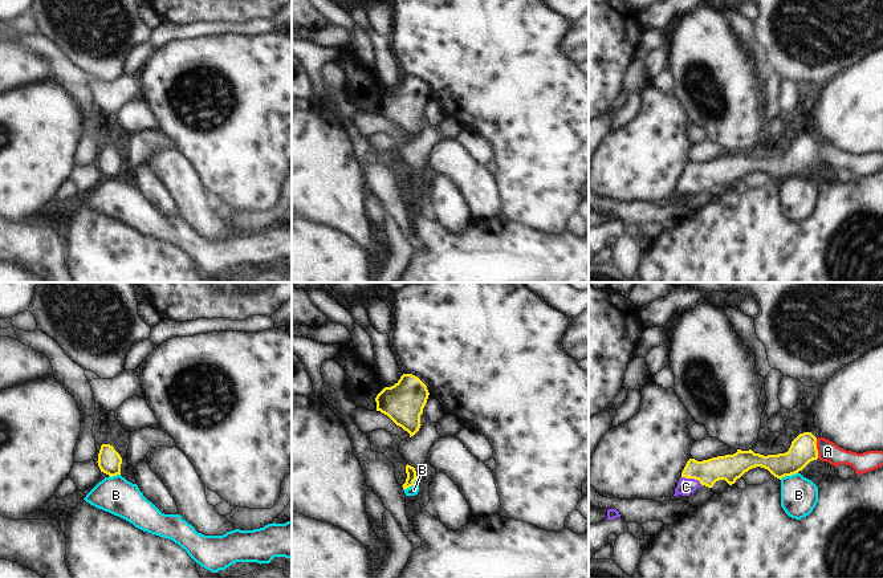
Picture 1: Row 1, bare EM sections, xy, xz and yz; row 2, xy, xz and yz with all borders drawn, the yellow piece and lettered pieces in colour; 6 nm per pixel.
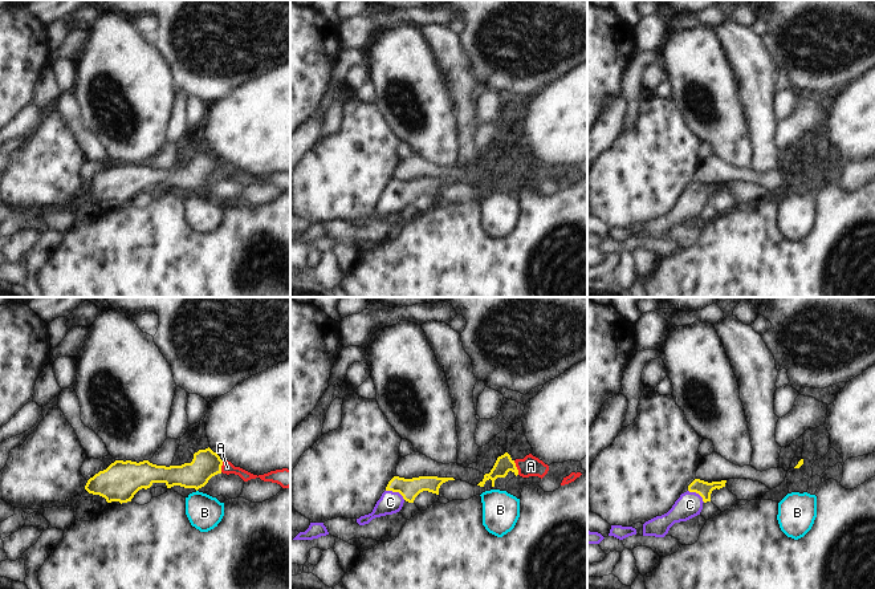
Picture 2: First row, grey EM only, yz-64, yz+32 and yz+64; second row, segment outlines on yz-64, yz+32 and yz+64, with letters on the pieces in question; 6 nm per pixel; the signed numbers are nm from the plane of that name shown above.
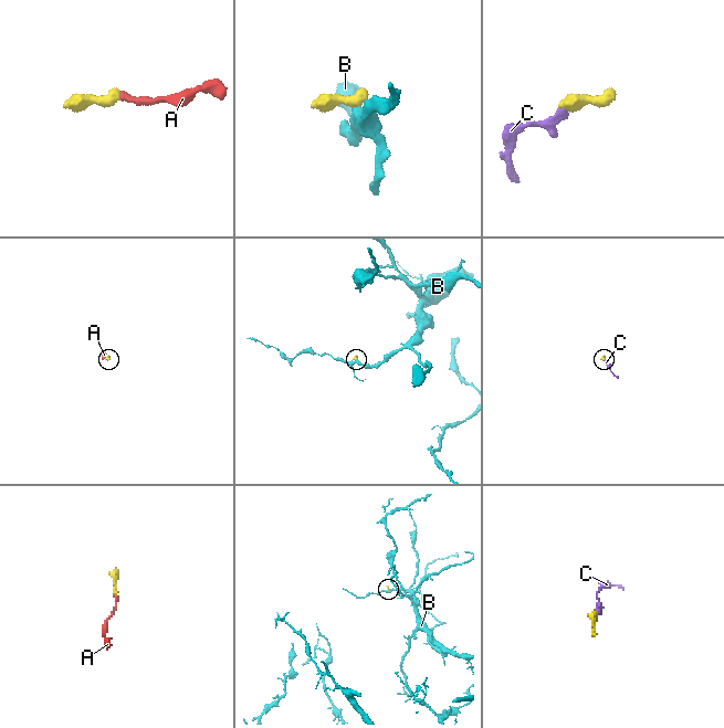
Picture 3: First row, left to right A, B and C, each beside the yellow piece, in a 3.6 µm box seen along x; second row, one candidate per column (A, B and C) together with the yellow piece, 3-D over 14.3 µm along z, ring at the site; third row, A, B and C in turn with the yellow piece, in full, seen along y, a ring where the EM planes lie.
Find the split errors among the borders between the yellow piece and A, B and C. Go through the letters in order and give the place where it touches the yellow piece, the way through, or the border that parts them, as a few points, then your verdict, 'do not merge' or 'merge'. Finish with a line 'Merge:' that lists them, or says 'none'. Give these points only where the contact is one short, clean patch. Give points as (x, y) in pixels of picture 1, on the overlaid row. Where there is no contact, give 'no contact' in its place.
A: contact yz (816, 448); way yz (804, 450), (816, 448), (827, 451); merge
B: contact xz (411, 485); border xz (416, 476), (414, 483), (403, 489); do not merge
C: contact yz (691, 477); way yz (731, 467), (696, 472), (691, 477), (686, 487); merge
Merge: A, C

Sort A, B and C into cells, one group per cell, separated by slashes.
A C / B

